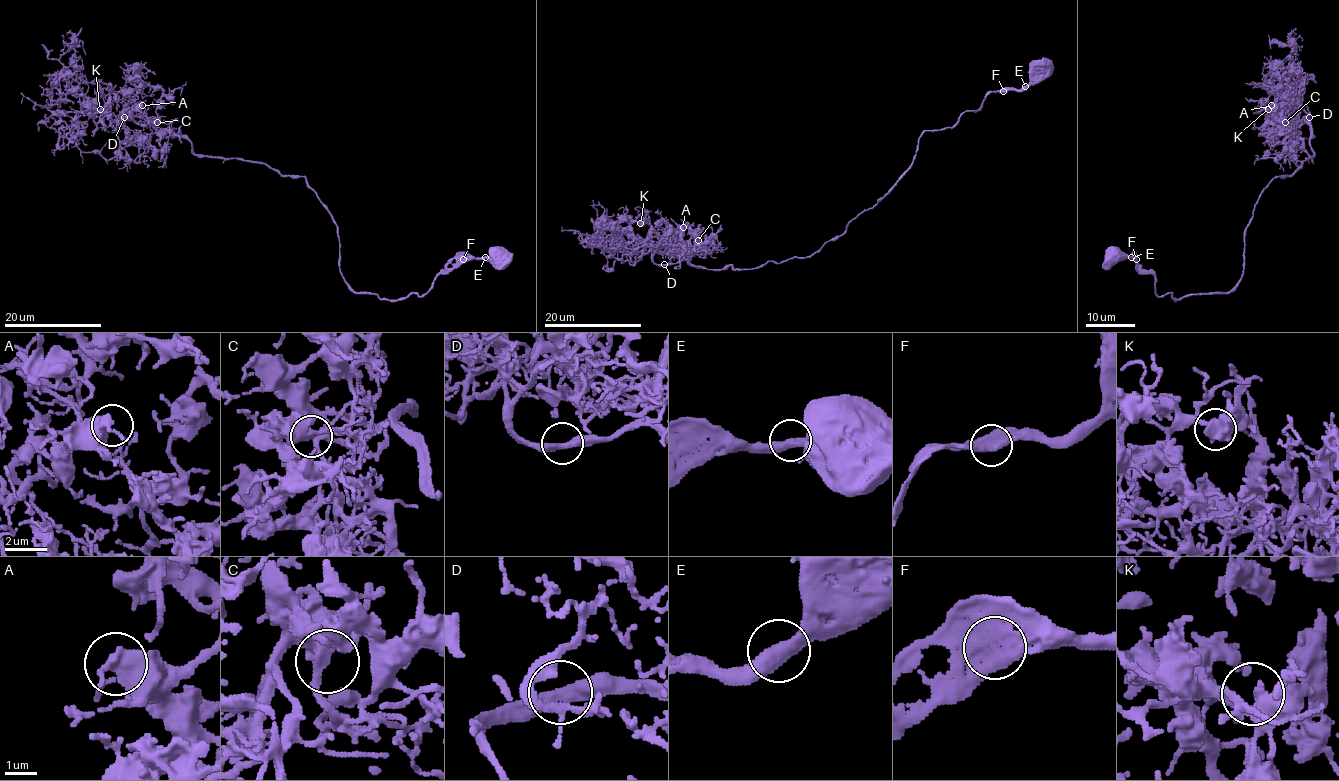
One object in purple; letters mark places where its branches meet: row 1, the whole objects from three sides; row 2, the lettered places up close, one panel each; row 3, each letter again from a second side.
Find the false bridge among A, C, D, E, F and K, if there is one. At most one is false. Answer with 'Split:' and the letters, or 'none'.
Split: none

